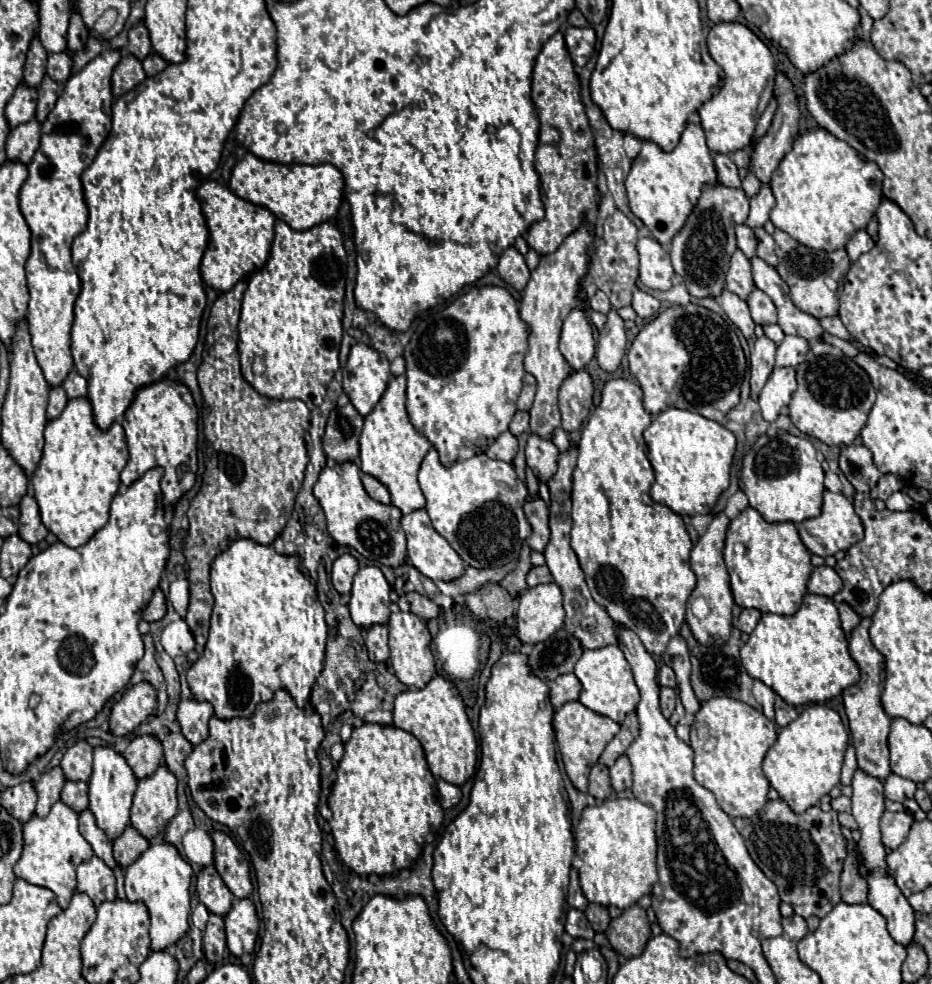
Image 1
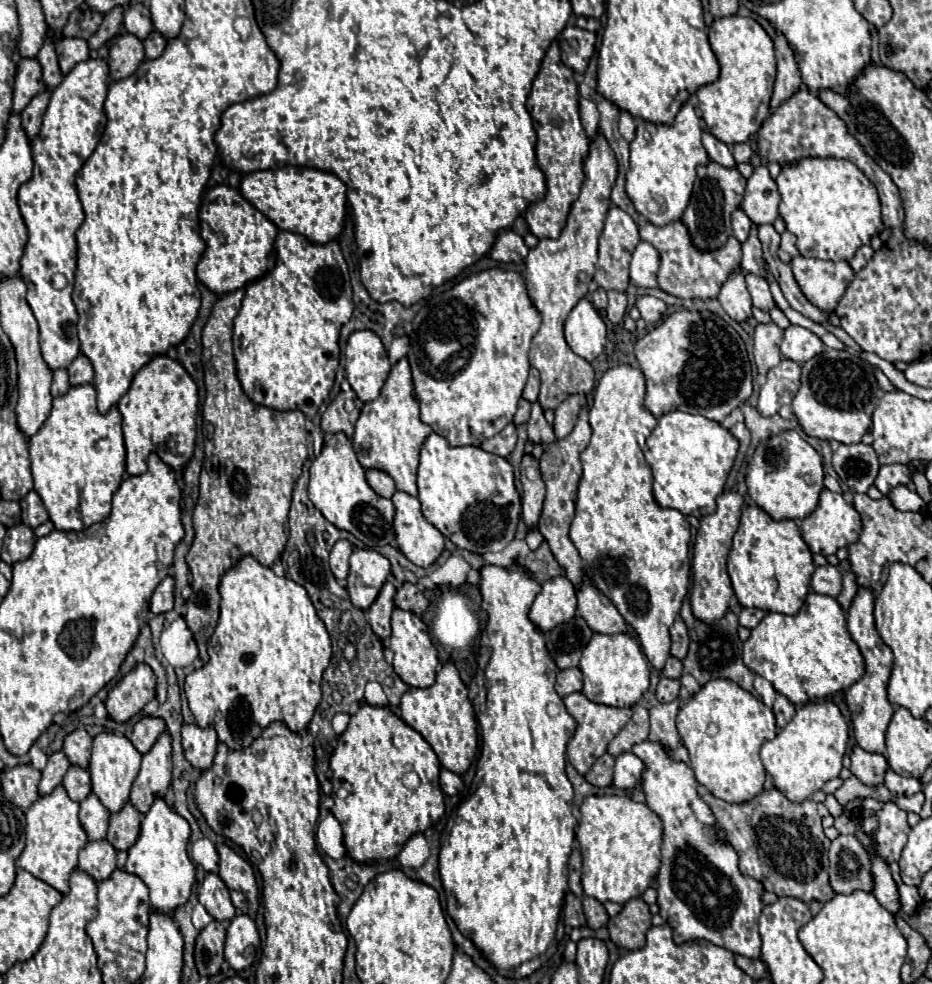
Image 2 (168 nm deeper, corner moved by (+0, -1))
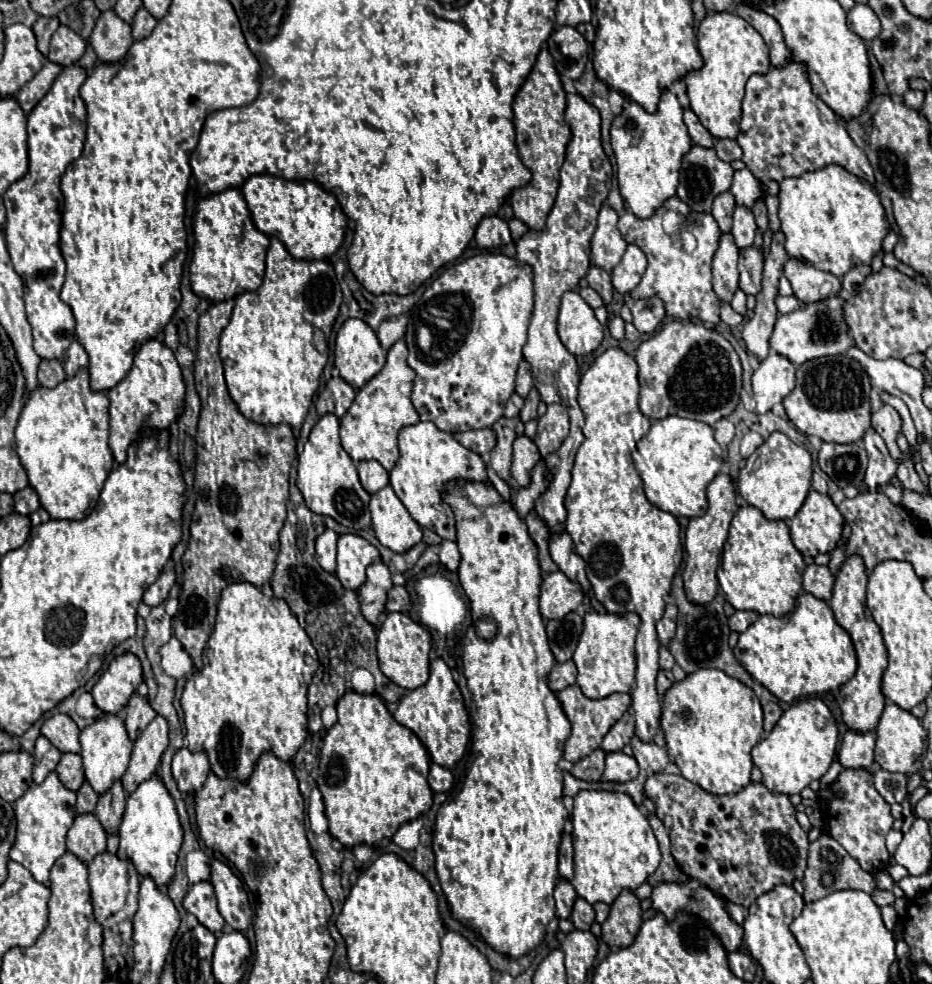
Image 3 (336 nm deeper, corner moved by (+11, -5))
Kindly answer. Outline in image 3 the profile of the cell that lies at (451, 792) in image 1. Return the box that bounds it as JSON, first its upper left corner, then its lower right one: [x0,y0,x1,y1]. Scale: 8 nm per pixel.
[427,764,453,792]

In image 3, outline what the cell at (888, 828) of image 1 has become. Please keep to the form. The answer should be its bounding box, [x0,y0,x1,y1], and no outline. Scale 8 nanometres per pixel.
[823,768,893,872]

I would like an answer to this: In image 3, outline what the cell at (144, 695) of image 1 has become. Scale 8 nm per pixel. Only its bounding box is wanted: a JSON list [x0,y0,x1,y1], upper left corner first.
[91,652,141,714]

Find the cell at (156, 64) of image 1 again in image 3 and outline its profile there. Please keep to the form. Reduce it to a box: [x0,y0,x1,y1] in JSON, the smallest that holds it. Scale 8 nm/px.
[131,6,157,40]

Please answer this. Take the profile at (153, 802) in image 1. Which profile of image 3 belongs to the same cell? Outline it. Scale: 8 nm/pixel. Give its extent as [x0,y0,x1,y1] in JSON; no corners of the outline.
[121,716,169,794]

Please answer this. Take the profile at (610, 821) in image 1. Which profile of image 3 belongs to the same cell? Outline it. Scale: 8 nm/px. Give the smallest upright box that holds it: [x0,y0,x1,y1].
[571,790,661,904]

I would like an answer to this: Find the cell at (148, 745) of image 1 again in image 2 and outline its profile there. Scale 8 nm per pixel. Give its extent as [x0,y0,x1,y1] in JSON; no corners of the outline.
[130,718,166,754]

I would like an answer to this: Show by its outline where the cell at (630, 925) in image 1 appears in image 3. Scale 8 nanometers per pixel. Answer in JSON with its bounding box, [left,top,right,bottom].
[603,890,641,948]

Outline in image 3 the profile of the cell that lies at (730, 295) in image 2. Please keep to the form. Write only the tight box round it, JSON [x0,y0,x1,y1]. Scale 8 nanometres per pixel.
[713,234,739,302]

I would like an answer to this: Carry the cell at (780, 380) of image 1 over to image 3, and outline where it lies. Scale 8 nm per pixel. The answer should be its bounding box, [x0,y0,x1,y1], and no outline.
[753,350,795,414]

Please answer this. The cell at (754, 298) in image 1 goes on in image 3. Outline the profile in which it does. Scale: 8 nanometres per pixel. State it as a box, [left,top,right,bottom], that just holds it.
[739,244,763,296]

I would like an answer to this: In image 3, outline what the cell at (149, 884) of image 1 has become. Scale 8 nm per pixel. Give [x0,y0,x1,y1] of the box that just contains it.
[119,774,183,888]

